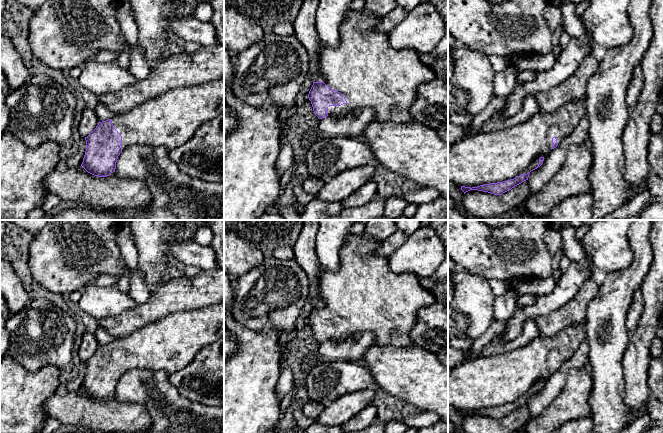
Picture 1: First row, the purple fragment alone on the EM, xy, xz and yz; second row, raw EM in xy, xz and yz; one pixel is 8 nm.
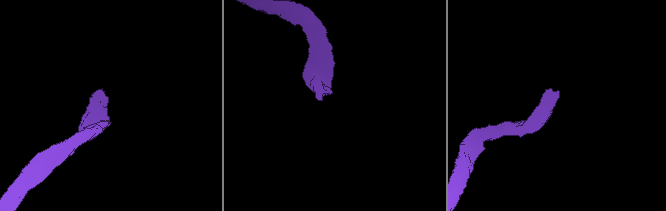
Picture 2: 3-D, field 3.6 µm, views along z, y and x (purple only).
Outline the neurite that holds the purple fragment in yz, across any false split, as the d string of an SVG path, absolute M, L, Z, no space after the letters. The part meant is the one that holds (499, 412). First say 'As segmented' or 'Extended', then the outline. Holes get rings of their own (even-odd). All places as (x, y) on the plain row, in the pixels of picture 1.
Extended. M586 323L569 326L552 337L540 335L532 339L528 344L520 348L502 354L491 356L478 355L466 360L461 365L452 369L448 376L448 405L461 410L464 418L470 414L488 416L494 419L502 419L515 410L528 404L531 395L540 391L544 381L558 368L571 359L586 339Z

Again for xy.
Extended. M224 302L170 314L129 335L99 346L85 361L86 375L81 390L94 400L107 401L115 396L118 380L128 370L163 370L172 375L186 367L201 349L223 336Z

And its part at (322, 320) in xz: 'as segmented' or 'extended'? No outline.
extended

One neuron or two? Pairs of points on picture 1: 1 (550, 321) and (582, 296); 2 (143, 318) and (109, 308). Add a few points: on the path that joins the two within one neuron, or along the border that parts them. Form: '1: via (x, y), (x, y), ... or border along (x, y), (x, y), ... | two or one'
1: via (558, 320), (576, 304) | one
2: border along (137, 304), (117, 315), (100, 320) | two

